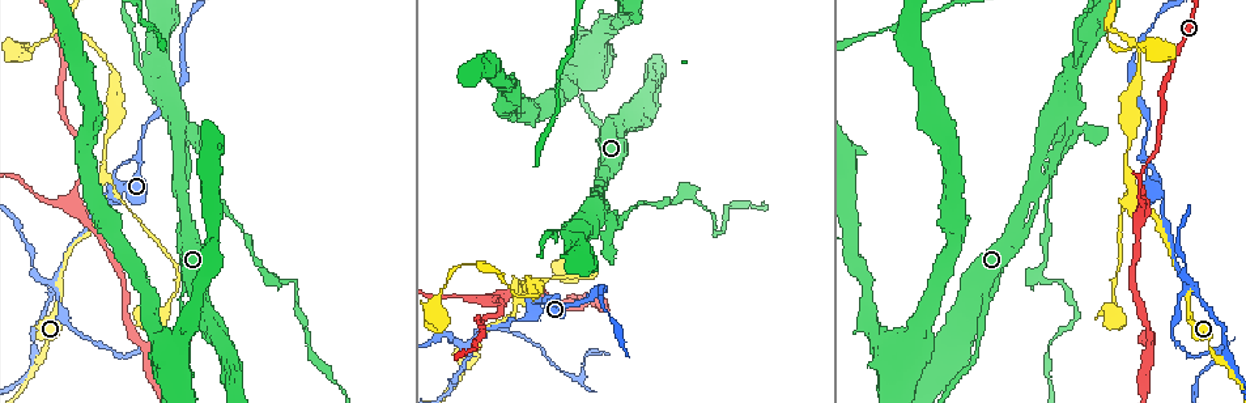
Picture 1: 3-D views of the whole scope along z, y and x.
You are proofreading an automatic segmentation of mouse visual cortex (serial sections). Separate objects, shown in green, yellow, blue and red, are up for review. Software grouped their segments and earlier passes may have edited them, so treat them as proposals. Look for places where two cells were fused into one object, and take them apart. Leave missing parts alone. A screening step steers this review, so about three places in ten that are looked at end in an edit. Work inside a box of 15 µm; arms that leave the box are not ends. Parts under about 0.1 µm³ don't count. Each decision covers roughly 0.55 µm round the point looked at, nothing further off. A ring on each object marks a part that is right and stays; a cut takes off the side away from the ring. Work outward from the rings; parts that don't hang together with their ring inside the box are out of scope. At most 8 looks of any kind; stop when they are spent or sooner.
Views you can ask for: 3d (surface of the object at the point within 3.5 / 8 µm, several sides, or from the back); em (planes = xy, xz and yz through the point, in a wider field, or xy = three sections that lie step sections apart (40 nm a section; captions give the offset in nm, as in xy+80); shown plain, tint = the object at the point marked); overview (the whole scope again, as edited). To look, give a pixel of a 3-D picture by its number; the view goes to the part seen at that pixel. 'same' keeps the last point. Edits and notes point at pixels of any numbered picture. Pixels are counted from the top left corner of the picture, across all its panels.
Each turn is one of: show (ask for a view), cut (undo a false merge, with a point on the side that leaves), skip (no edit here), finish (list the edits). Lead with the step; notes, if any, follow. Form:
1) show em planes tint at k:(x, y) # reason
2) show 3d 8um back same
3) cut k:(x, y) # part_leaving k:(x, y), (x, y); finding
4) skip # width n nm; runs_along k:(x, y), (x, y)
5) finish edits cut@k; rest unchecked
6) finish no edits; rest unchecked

show 3d 3.5um at 1:(612, 225)

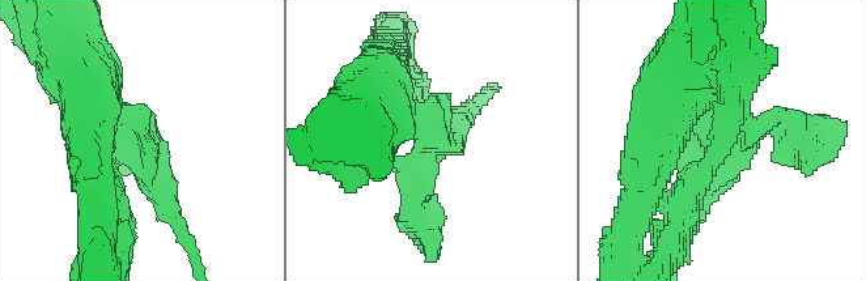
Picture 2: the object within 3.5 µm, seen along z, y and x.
show em xy step 2 tint at 2:(429, 135) # shape alone is not enough

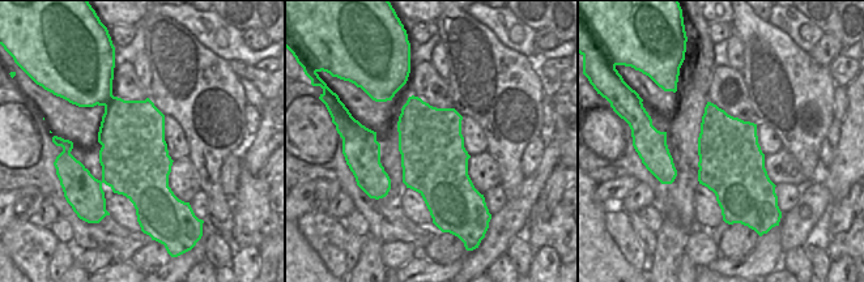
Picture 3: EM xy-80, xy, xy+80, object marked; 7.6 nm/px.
cut 2:(451, 126) # part_leaving 2:(417, 127), (441, 137), (474, 103); two cells meet here

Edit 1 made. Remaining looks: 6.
show 3d 3.5um at 1:(151, 63) # small branch off a trunk

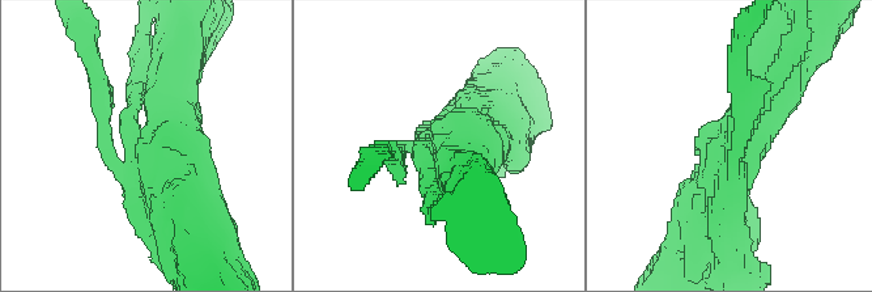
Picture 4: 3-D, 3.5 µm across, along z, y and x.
show em xy step 2 tint at 4:(725, 151) # need the tissue

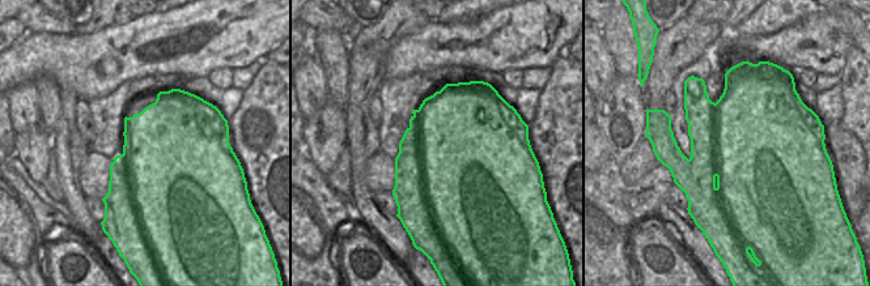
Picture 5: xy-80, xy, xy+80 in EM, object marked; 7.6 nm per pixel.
cut 4:(105, 111) # part_leaving 4:(120, 166), (105, 146), (85, 46); two cells meet here

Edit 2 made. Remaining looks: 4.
show overview # redraw

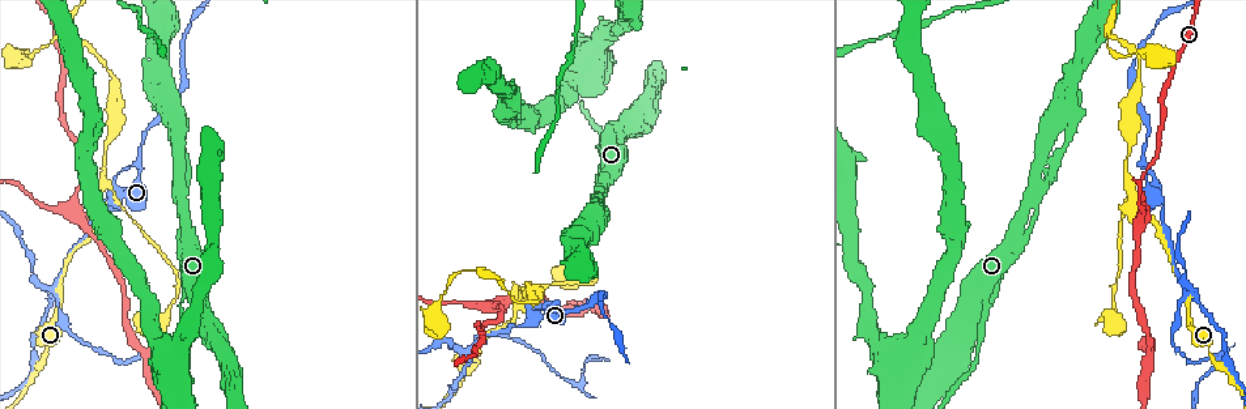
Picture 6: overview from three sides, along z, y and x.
show 3d 3.5um at 6:(469, 353) # four arms meet

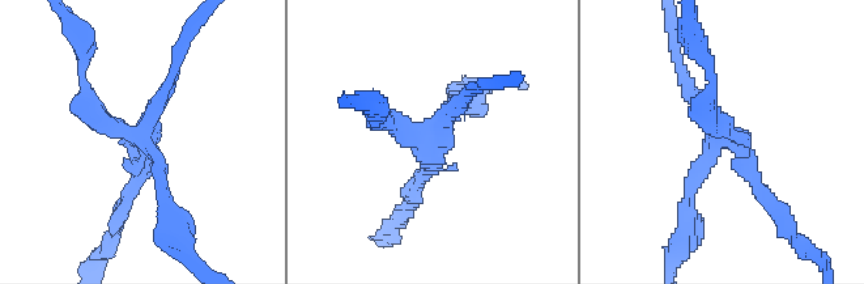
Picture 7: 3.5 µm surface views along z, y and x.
show em xy step 5 tint at 7:(143, 135) # arms 4; arm_widths 150, 150, 200, 250 nm; shape alone is not enough

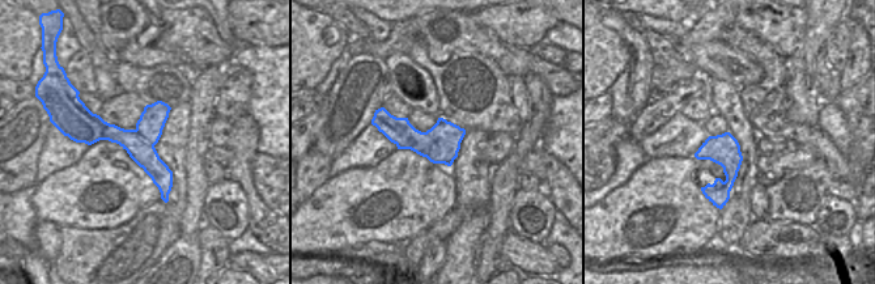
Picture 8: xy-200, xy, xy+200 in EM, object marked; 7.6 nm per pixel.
cut 7:(93, 121) # border 8:(425, 132), (430, 144), (427, 157); a second cell is stuck on

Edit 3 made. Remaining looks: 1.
finish edits cut@2, cut@4, cut@7; rest unchecked

